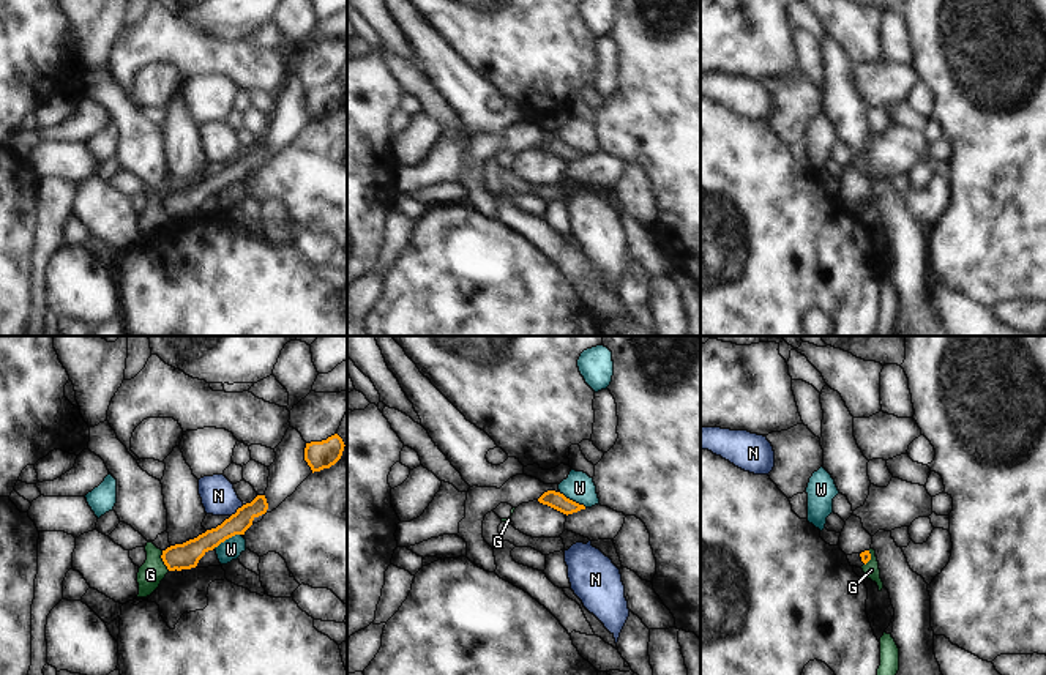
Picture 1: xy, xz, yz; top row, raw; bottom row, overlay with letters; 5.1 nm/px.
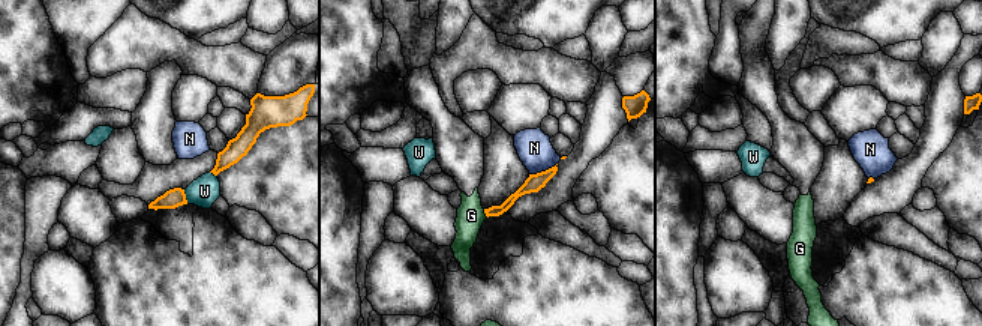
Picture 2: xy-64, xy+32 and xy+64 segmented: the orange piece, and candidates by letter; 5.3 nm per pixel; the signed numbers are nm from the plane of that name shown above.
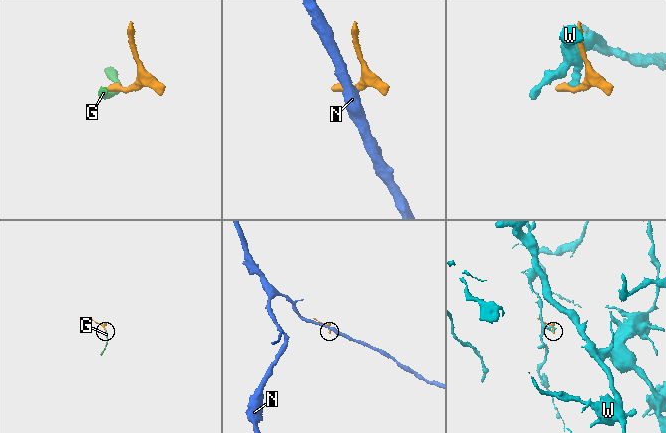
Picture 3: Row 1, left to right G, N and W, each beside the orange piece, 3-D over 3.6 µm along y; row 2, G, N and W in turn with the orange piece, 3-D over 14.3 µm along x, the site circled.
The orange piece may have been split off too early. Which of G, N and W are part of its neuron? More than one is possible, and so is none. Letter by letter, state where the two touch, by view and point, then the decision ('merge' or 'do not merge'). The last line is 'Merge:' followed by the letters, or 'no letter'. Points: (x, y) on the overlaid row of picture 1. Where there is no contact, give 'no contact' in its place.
G: contact xy (163, 560); do not merge
N: contact xy (237, 510); do not merge
W: contact xy (226, 538); do not merge
Merge: no letter

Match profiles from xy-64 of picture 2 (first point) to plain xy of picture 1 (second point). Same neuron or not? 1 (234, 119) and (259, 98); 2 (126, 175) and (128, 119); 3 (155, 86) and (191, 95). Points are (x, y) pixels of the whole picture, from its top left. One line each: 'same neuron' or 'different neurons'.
1: different neurons
2: same neuron
3: different neurons

